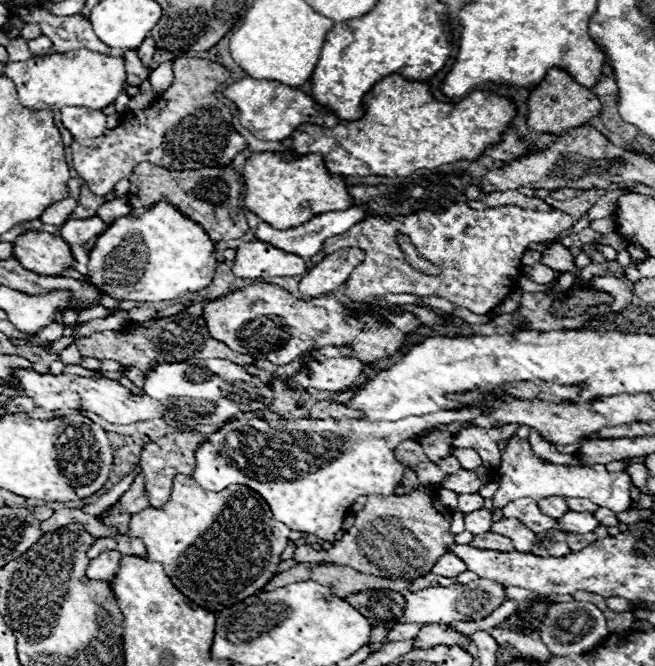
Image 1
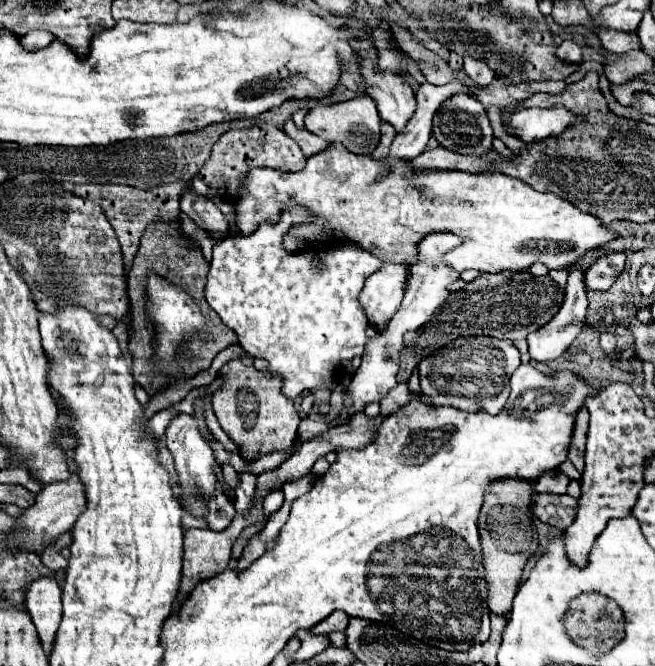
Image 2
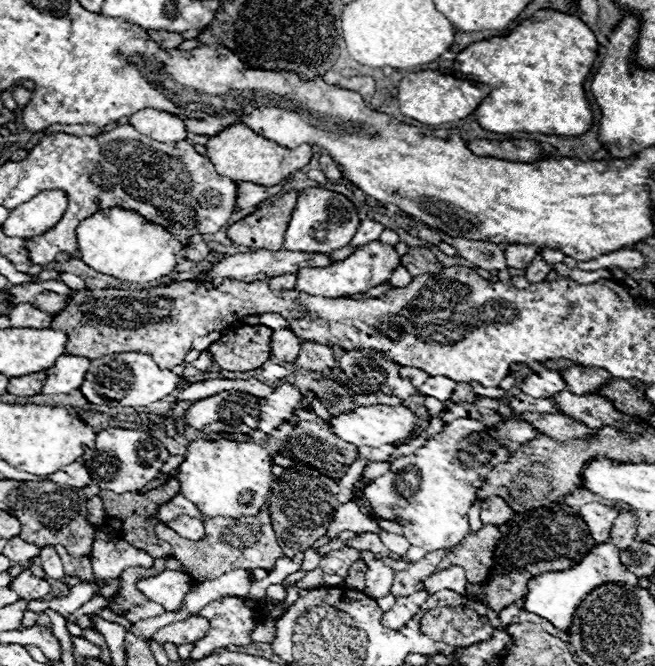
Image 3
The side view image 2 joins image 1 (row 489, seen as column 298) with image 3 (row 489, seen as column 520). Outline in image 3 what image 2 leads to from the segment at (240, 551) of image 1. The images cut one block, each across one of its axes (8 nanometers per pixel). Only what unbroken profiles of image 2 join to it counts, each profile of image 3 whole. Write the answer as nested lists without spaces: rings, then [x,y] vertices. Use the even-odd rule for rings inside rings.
[[[224,438],[222,440],[194,440],[190,442],[184,454],[184,462],[178,466],[176,478],[180,482],[180,494],[186,496],[192,504],[196,504],[206,518],[252,516],[260,512],[262,506],[268,506],[270,484],[274,482],[272,456],[266,452],[266,448],[254,442],[234,442],[234,440],[224,440]]]

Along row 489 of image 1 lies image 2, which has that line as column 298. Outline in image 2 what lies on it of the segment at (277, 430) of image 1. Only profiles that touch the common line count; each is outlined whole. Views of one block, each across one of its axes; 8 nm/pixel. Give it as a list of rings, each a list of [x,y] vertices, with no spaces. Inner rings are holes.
[[[294,204],[280,214],[278,222],[264,222],[250,236],[230,236],[216,242],[208,272],[208,304],[222,322],[236,332],[240,346],[250,356],[266,360],[268,370],[282,378],[282,394],[288,400],[296,400],[302,392],[320,386],[332,390],[342,380],[344,364],[364,352],[368,344],[368,316],[358,302],[358,294],[362,292],[368,274],[380,268],[380,258],[348,240],[338,240],[324,250],[288,252],[284,248],[288,230],[296,224],[312,224],[316,220],[318,218],[306,208]]]

